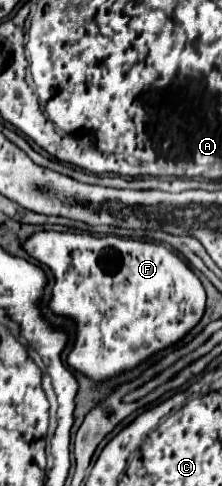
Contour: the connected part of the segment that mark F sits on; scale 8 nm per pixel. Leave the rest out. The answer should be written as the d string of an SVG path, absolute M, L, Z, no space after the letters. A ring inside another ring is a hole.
M42 231L32 235L24 249L28 255L48 265L56 277L50 309L76 321L76 345L68 355L70 367L94 381L104 381L116 373L136 367L146 357L182 339L202 317L206 293L192 269L168 247L156 241L122 239L116 235L95 236L85 232Z

